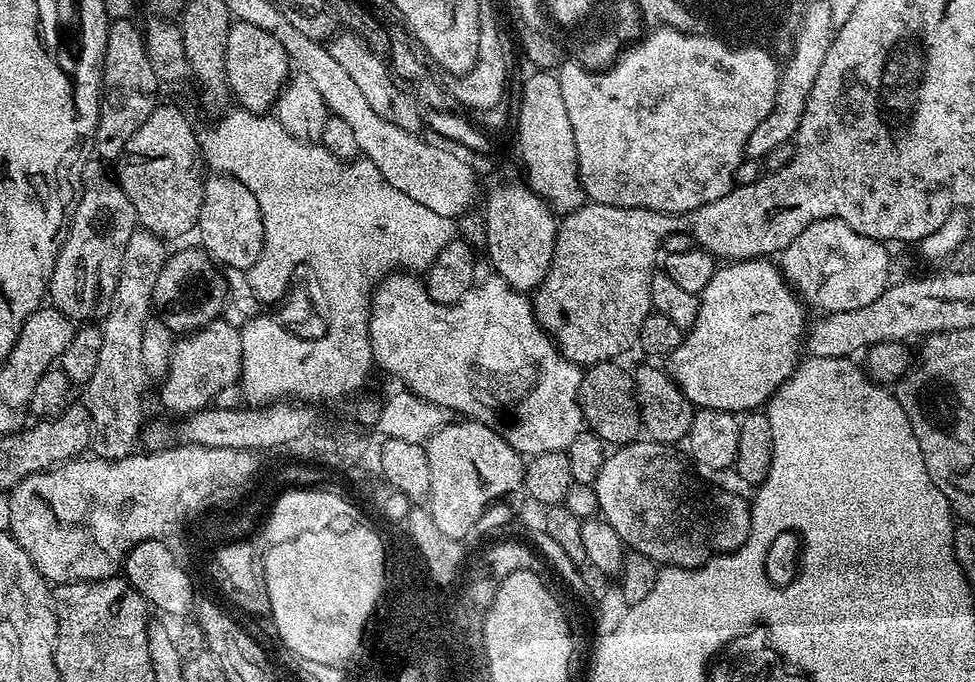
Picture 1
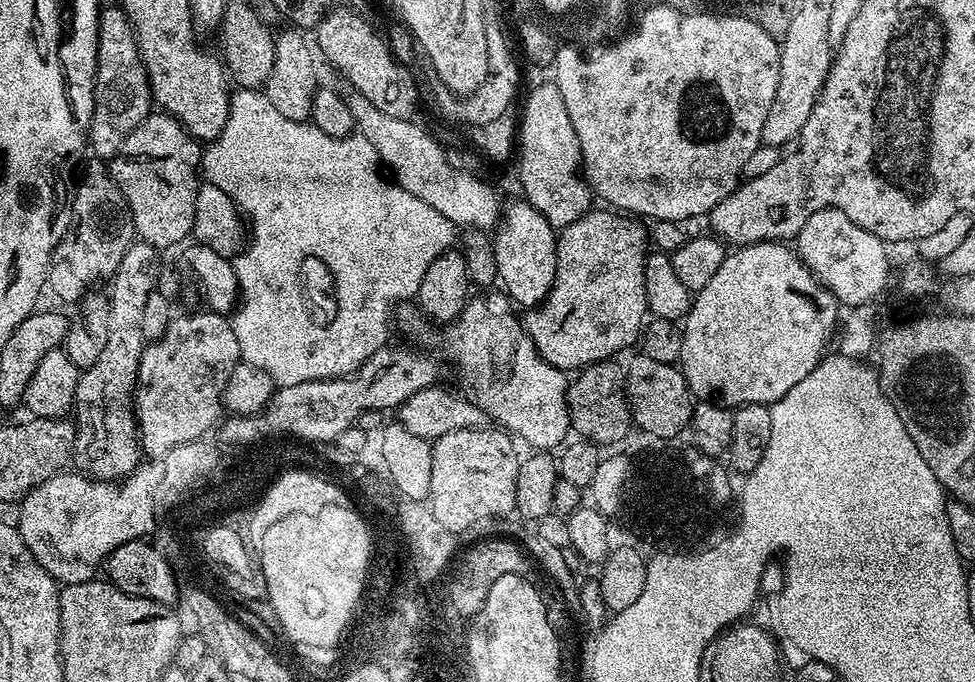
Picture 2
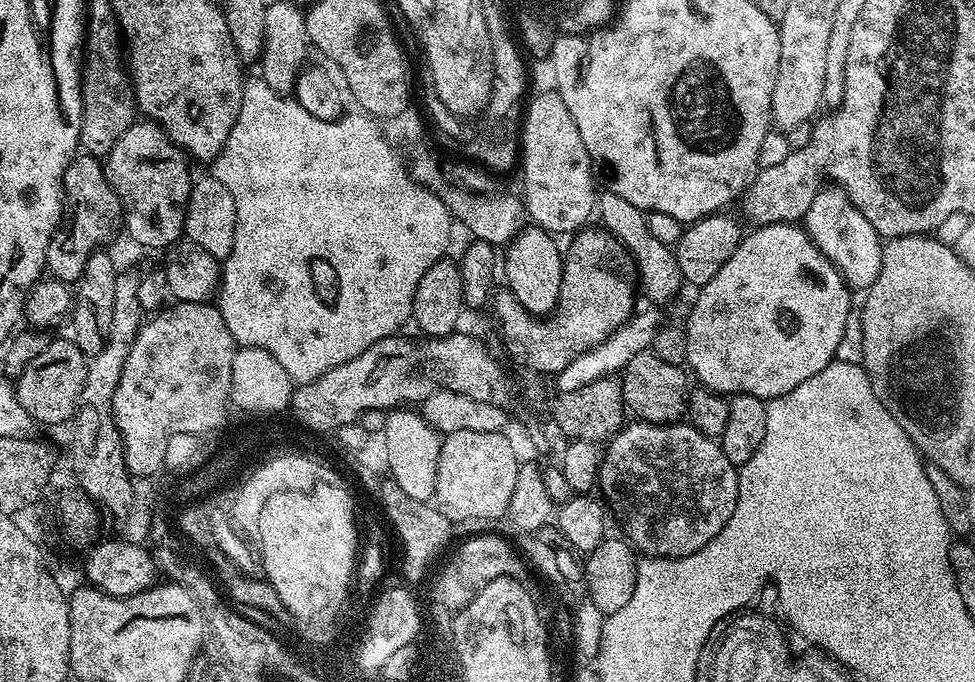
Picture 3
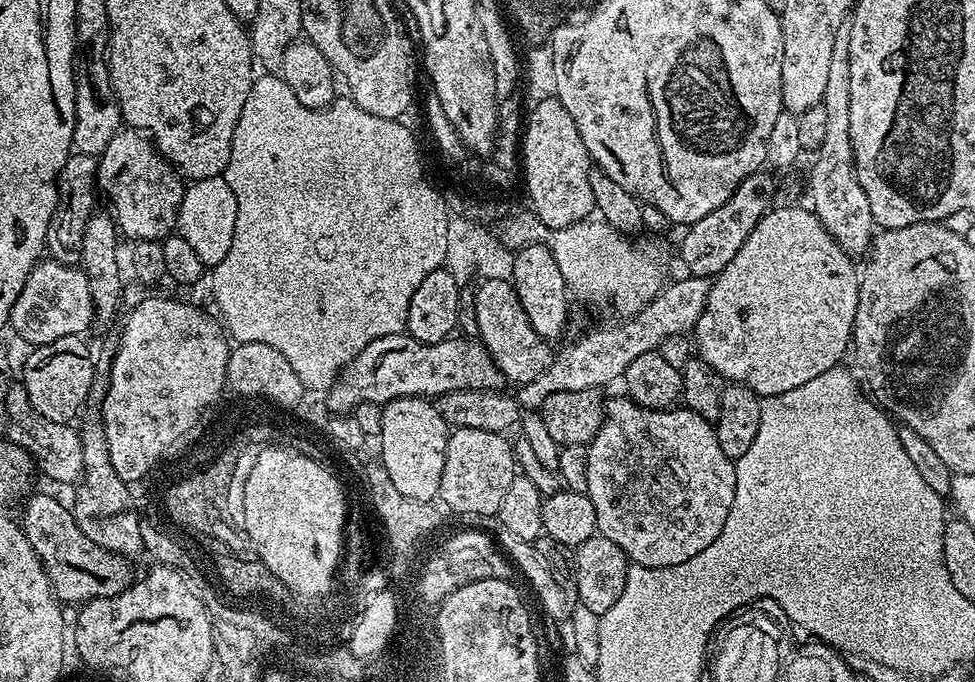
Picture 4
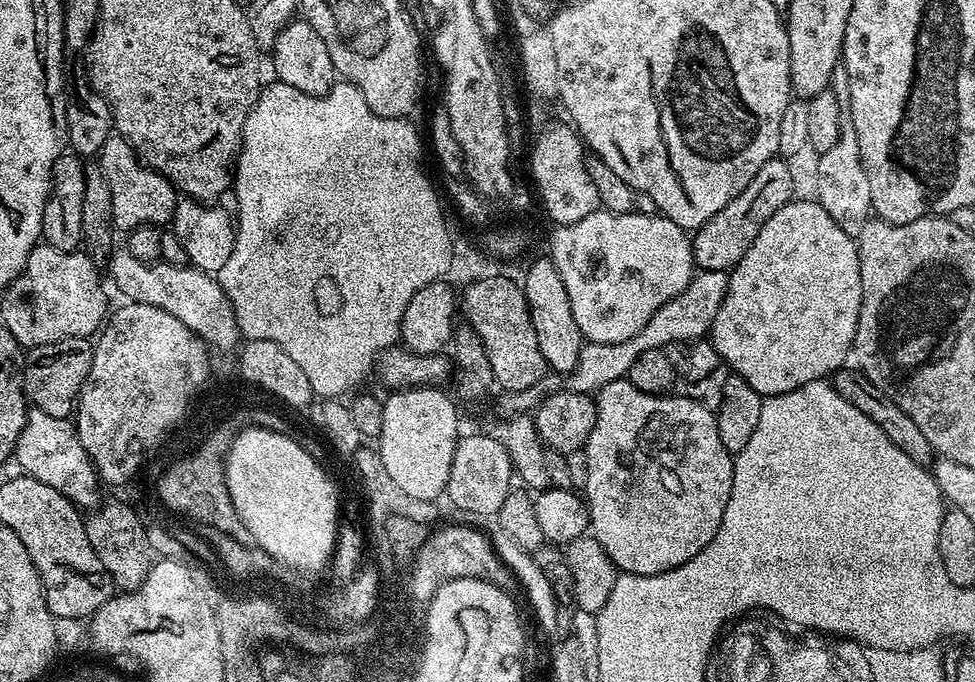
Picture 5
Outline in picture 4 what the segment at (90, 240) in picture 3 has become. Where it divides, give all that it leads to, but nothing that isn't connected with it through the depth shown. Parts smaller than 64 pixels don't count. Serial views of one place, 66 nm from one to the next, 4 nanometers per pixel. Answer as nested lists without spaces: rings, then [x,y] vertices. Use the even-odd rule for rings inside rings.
[[[73,154],[62,166],[60,176],[56,180],[56,209],[46,230],[46,252],[51,259],[57,260],[60,264],[76,266],[81,263],[82,234],[86,234],[86,222],[90,222],[92,213],[98,208],[96,161],[97,157],[94,156]]]

